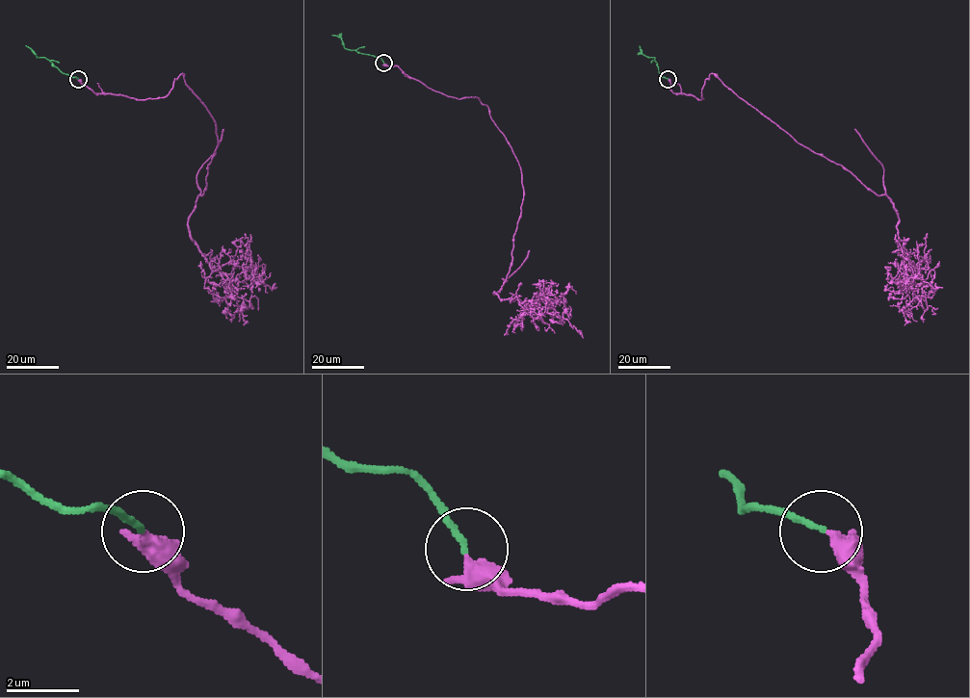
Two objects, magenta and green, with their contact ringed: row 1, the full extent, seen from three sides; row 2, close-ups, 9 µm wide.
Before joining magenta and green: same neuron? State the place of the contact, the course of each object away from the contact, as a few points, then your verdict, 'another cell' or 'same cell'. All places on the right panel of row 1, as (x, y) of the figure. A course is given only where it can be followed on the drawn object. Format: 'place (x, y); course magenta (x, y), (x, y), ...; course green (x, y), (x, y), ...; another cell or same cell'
place (668, 79); course magenta (668, 79), (700, 100), (713, 73), (885, 194), (903, 269), (914, 274), (903, 285), (895, 234); course green (668, 79), (660, 74), (654, 57), (643, 55), (640, 45); same cell

